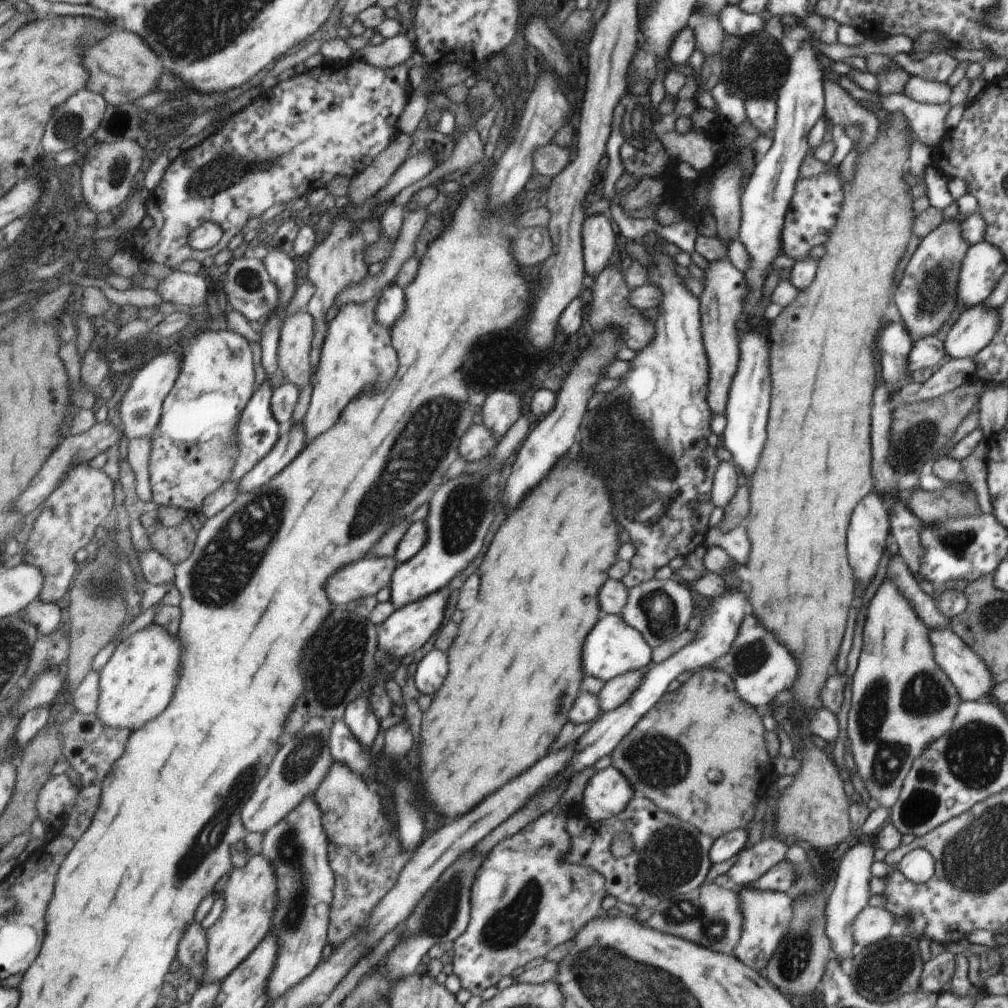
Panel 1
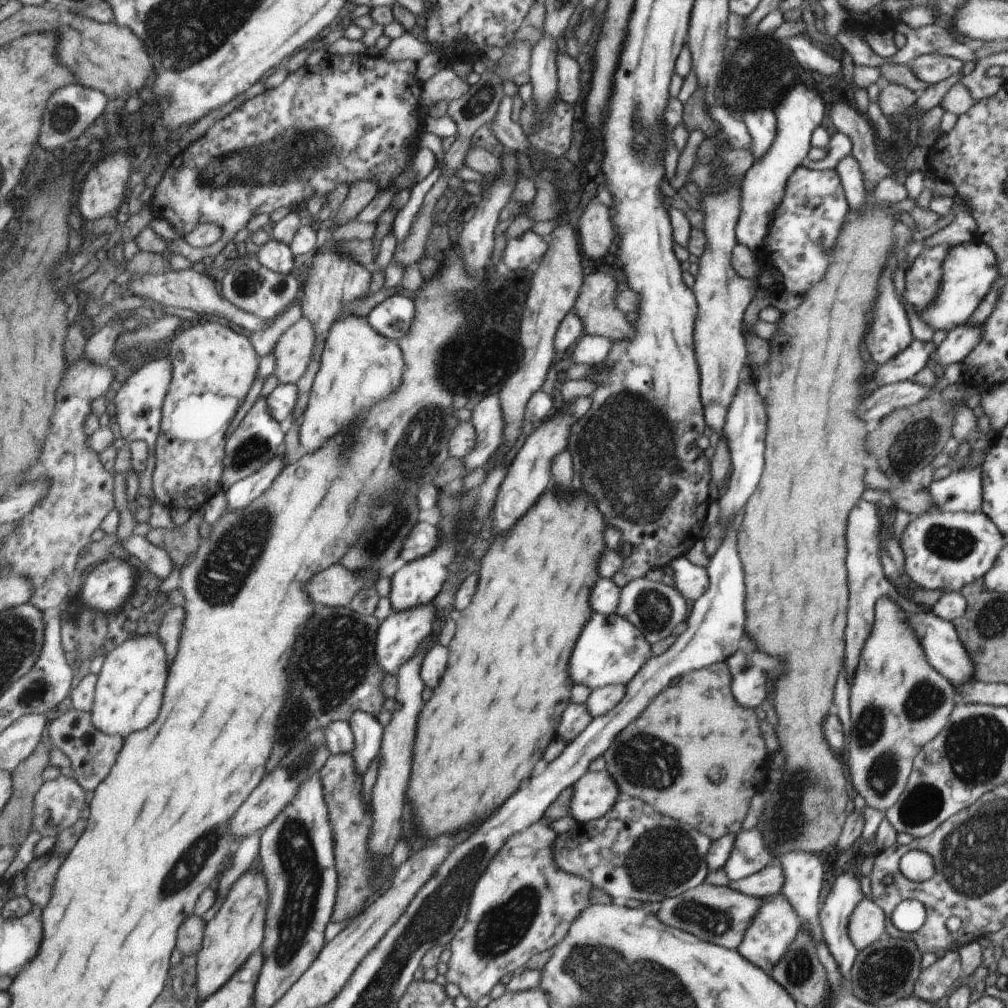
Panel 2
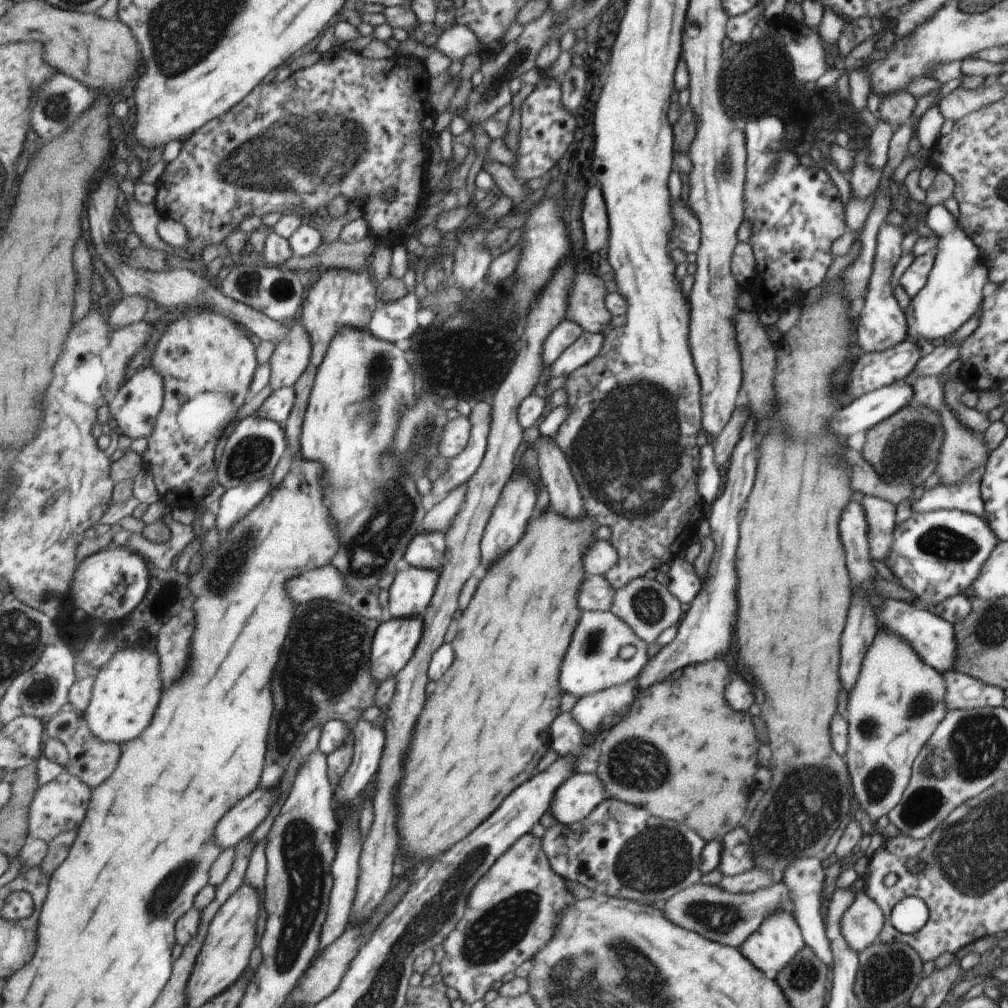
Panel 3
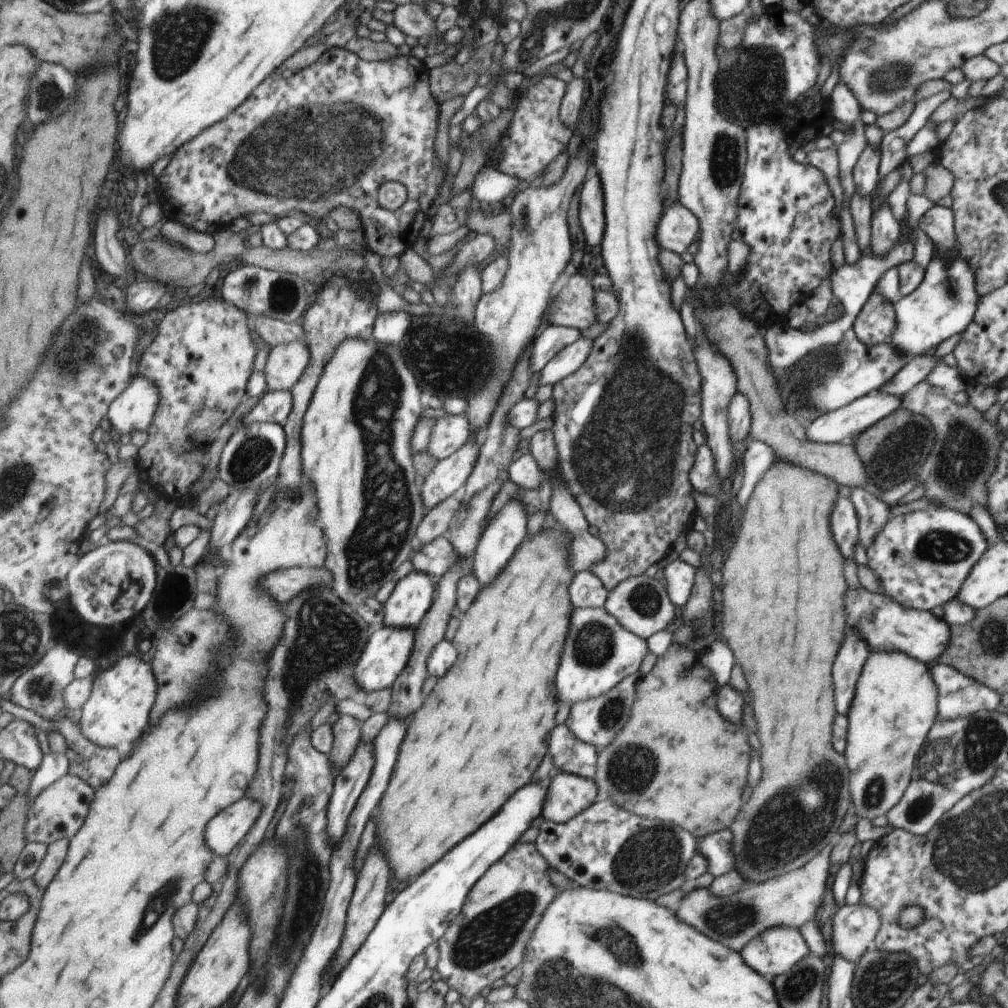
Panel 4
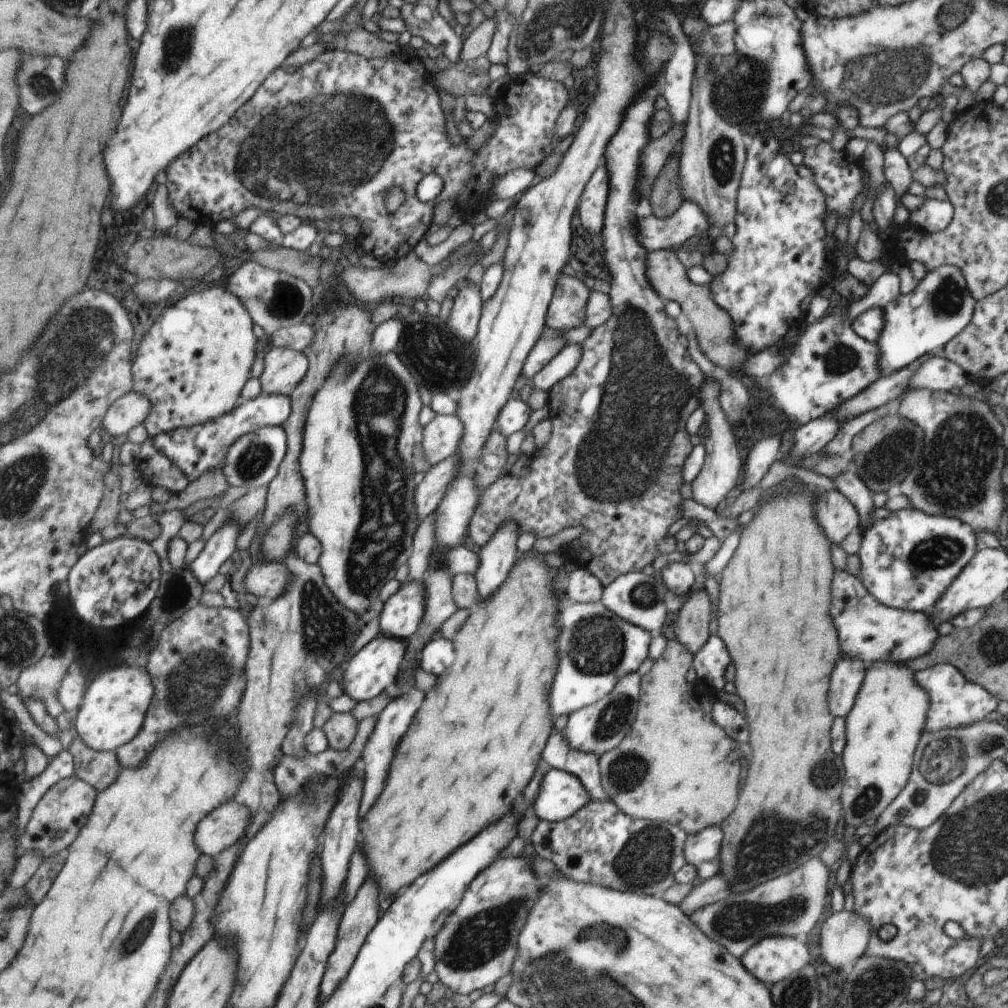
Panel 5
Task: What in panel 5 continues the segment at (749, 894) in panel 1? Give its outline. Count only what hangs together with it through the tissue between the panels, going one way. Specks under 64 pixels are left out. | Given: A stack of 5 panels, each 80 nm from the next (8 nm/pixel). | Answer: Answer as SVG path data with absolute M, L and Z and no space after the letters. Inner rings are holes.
M789 936L769 937L749 948L739 959L744 968L749 968L757 980L773 984L789 979L807 964L807 948L797 938Z

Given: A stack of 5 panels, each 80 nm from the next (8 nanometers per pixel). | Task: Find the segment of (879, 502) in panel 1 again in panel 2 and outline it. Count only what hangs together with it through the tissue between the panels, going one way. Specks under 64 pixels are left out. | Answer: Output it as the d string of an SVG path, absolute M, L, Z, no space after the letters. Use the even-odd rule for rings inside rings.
M861 500L849 516L849 584L853 584L853 600L849 600L849 632L845 632L845 668L853 678L863 642L871 631L874 620L874 604L881 596L898 600L897 590L884 577L879 552L880 520L877 505Z

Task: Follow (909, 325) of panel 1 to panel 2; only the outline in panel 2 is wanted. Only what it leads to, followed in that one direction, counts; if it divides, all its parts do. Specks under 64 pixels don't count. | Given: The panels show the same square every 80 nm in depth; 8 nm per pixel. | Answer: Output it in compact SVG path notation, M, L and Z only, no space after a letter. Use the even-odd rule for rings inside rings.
M949 245L923 246L913 264L905 270L905 288L900 303L911 304L915 313L925 310L937 296L941 286L941 264L949 252Z

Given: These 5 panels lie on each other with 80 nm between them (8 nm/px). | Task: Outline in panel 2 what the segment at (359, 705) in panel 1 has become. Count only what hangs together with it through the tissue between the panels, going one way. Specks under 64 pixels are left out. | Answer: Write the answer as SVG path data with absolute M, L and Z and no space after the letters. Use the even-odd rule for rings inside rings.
M357 710L348 722L356 738L355 748L351 754L359 774L357 778L363 778L367 767L380 750L383 728L371 713L361 710Z

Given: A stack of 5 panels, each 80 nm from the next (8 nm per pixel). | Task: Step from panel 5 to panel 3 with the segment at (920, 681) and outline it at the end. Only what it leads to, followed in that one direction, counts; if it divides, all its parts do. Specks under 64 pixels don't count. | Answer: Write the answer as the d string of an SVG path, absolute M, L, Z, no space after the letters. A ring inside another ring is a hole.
M955 671L943 672L945 684L945 712L968 710L979 706L1002 706L1005 694L995 686Z

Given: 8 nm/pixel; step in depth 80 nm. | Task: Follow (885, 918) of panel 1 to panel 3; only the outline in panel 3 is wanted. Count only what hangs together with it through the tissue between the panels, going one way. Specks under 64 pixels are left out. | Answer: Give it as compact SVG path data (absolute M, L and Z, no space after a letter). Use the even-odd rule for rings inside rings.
M861 890L840 921L841 938L853 952L859 954L876 940L883 922L881 910Z

